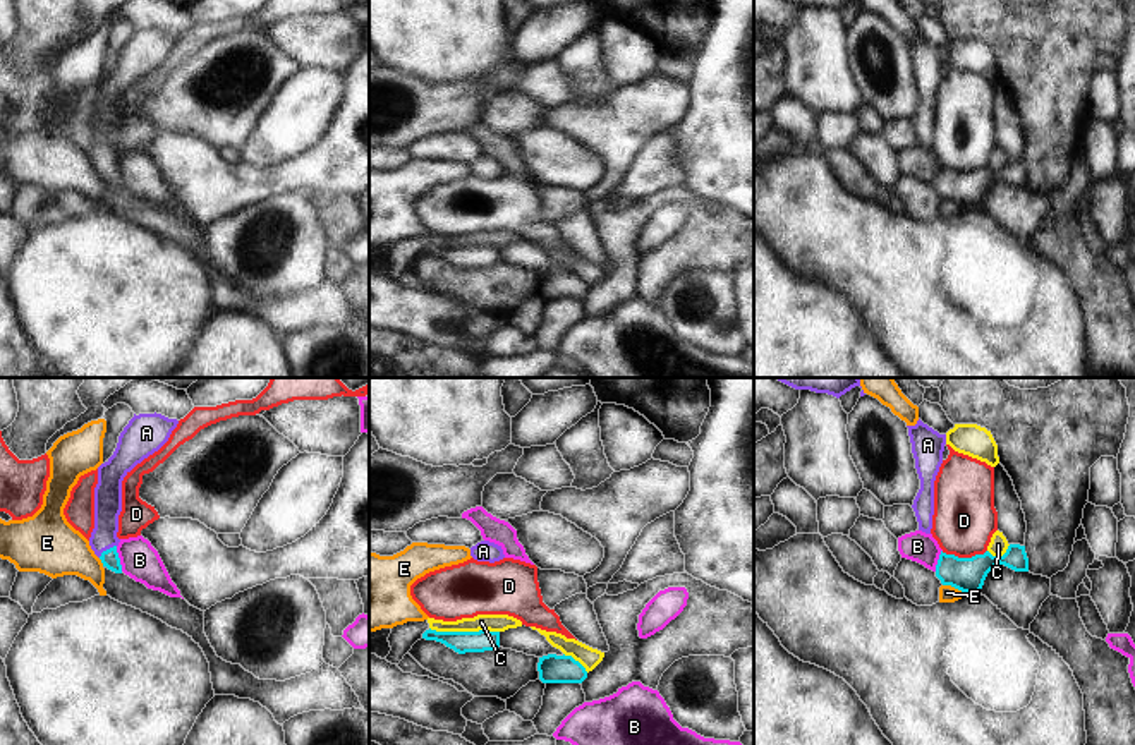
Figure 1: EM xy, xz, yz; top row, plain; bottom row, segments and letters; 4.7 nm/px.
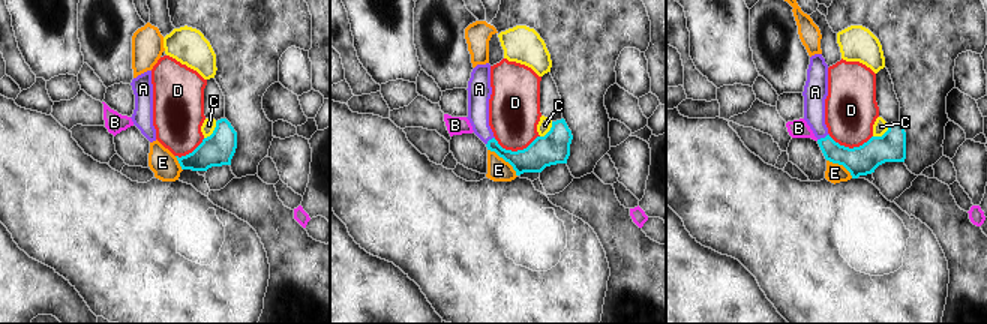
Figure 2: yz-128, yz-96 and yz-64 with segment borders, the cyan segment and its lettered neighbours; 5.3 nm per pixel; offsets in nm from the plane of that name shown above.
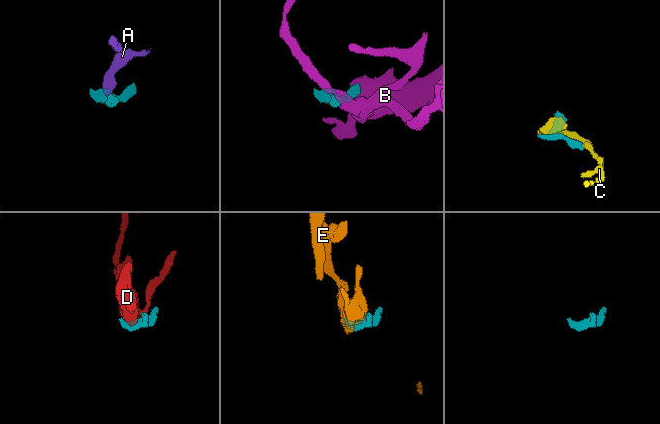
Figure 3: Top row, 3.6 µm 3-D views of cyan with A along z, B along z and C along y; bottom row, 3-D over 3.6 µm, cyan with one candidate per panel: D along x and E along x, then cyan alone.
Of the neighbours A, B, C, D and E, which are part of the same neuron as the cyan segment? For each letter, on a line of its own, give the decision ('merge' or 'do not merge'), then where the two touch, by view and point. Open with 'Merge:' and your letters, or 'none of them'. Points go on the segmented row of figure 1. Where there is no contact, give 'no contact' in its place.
Merge: A
A: merge | xy (107, 550)
B: do not merge | xy (119, 558)
C: do not merge | xz (464, 632)
D: do not merge | yz (964, 558)
E: do not merge | yz (953, 586)

